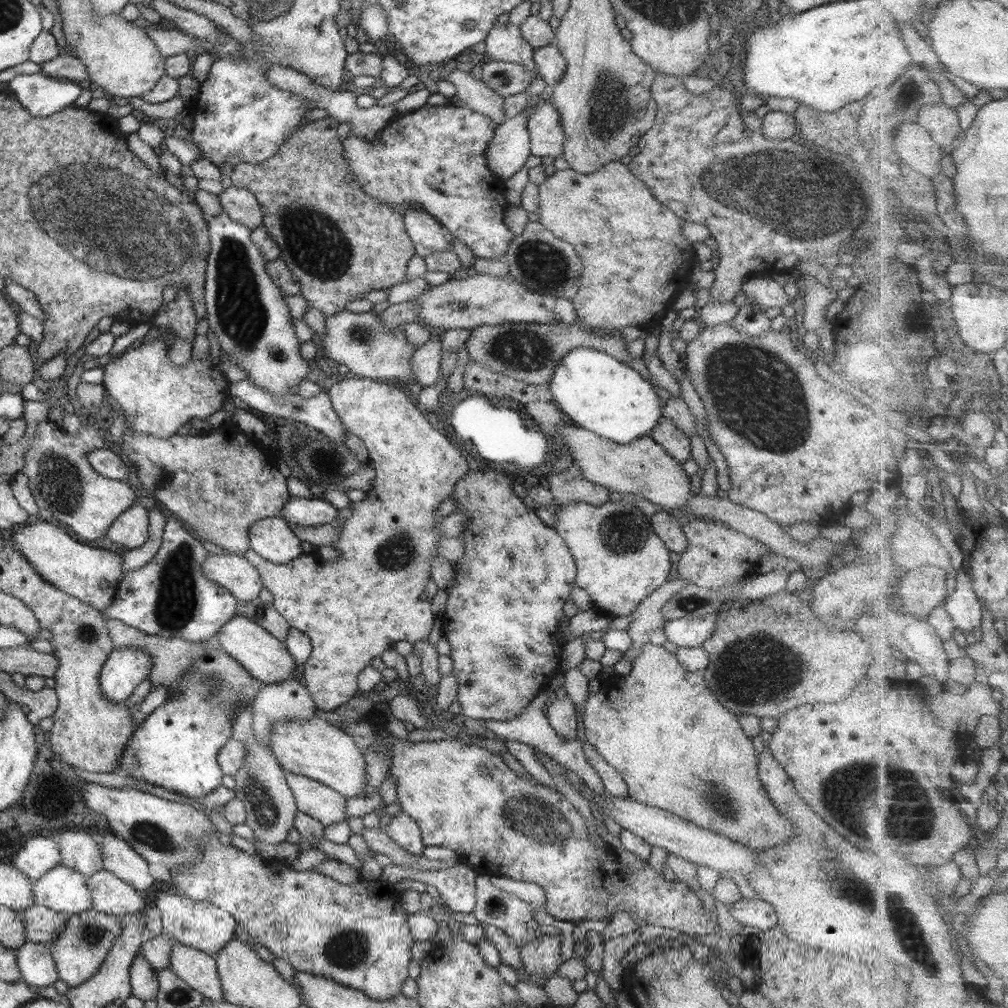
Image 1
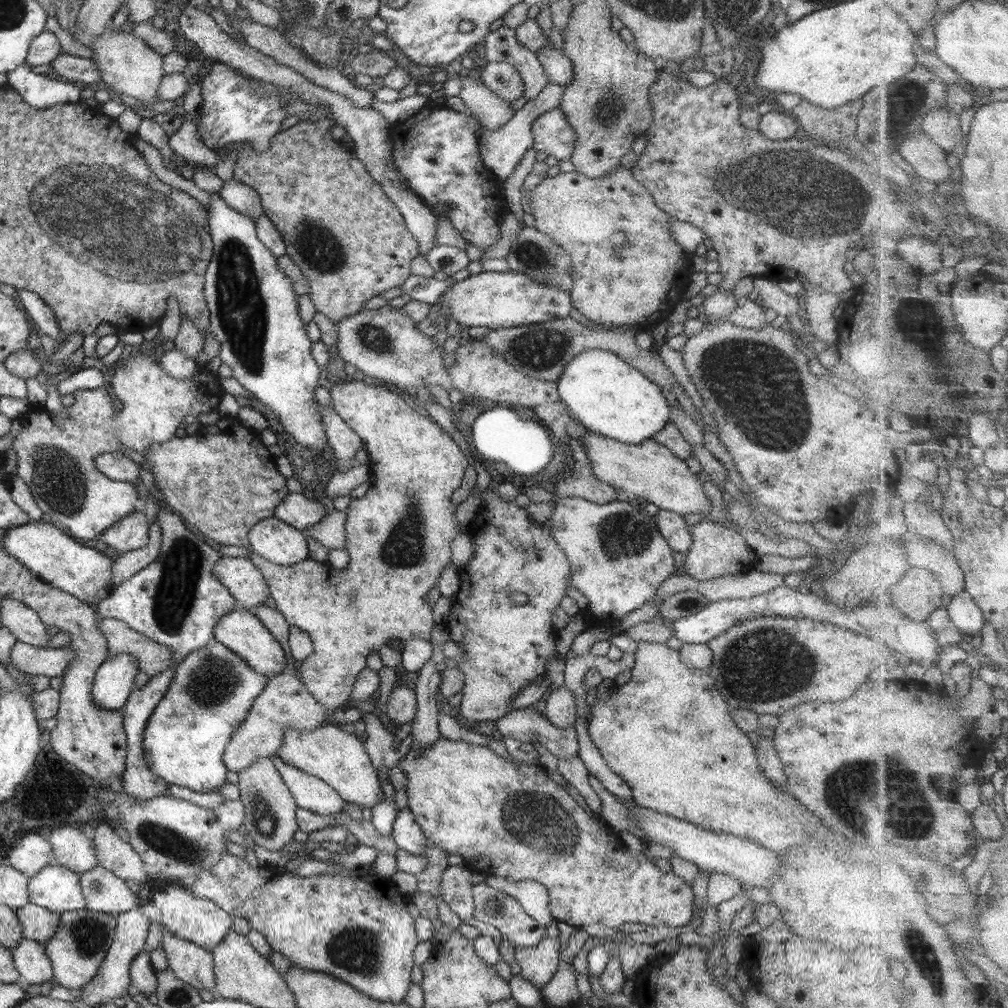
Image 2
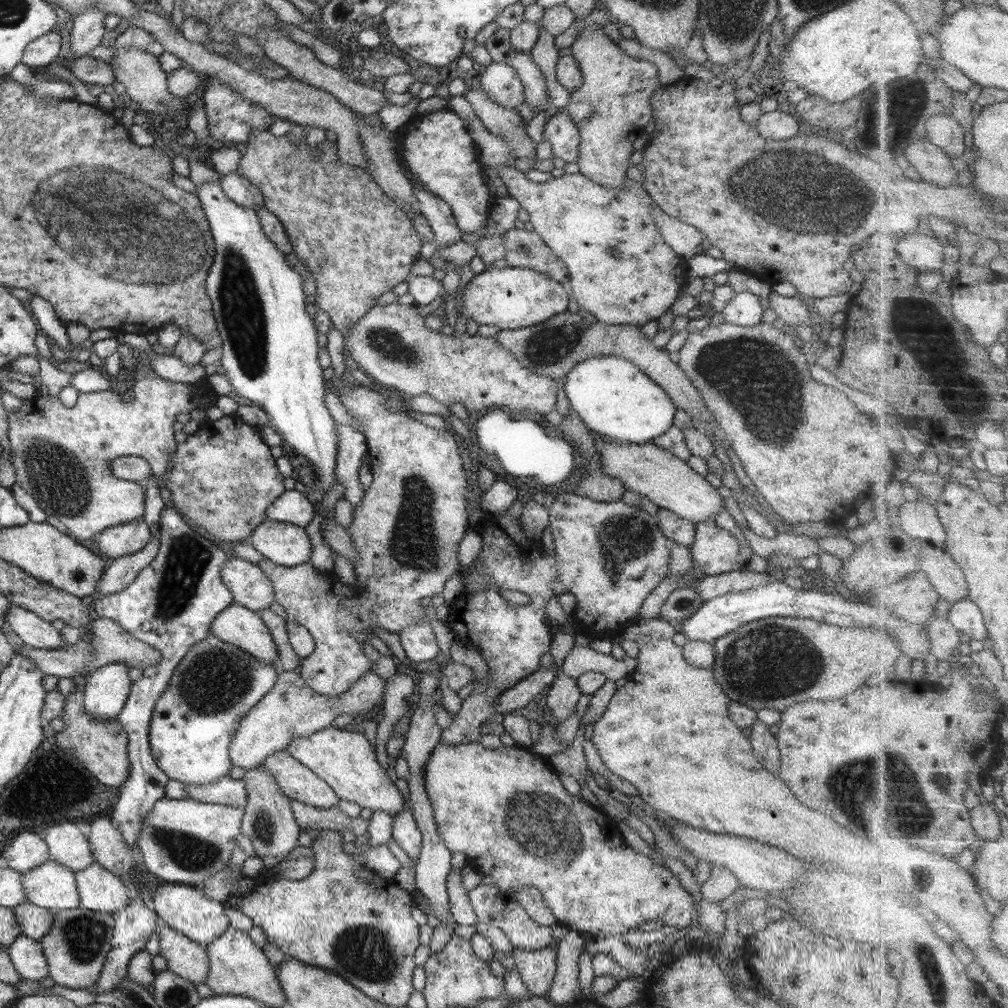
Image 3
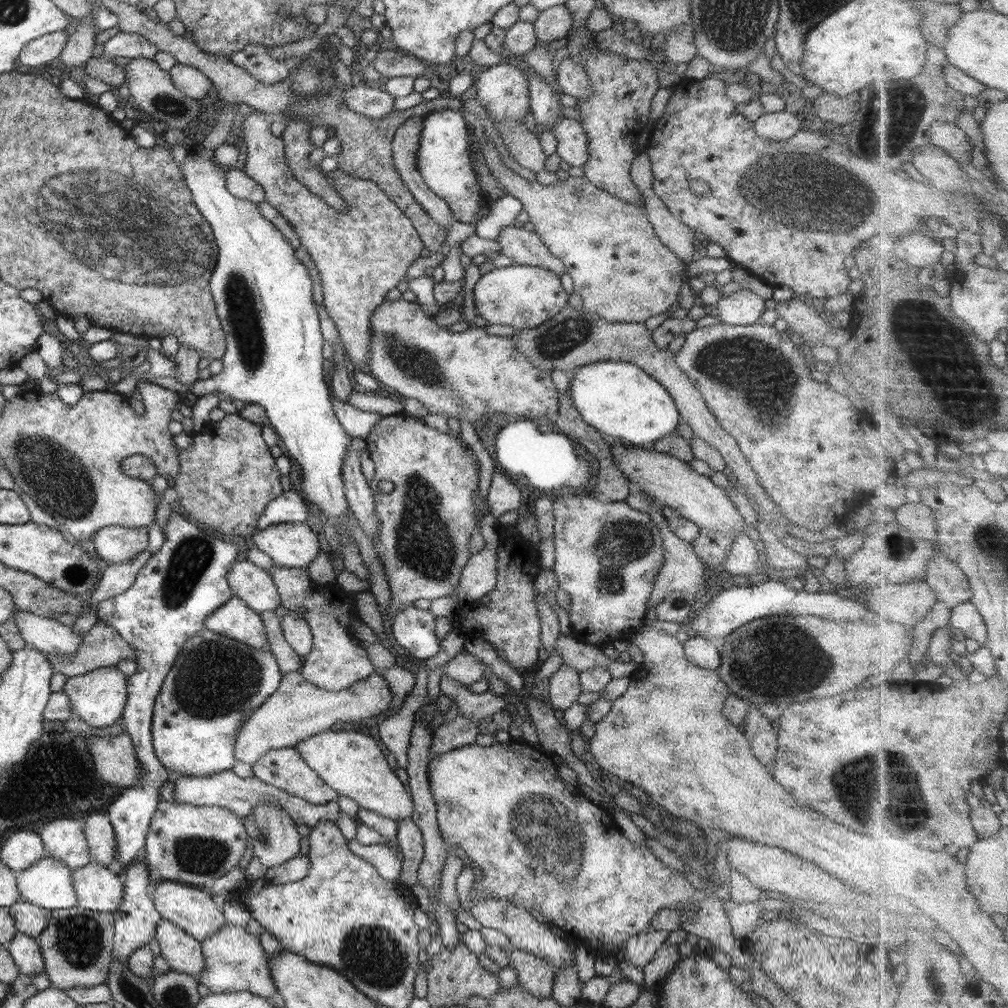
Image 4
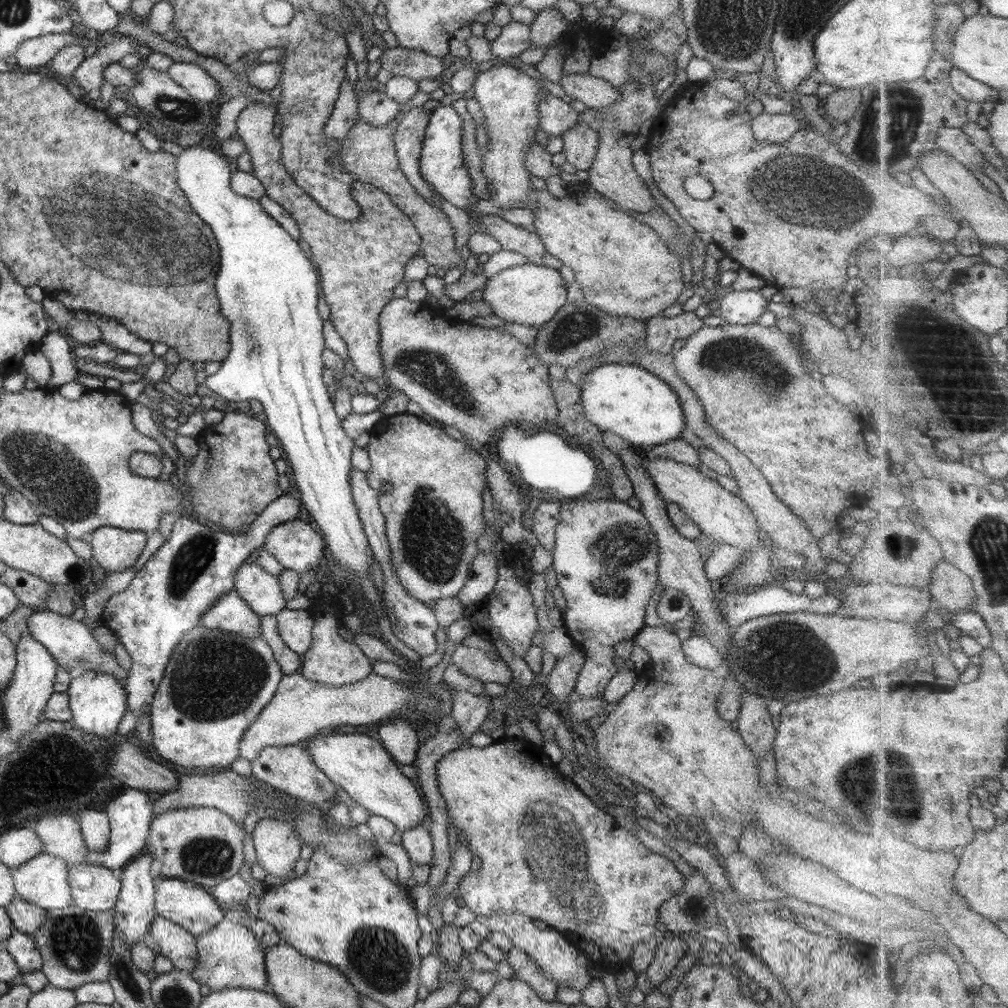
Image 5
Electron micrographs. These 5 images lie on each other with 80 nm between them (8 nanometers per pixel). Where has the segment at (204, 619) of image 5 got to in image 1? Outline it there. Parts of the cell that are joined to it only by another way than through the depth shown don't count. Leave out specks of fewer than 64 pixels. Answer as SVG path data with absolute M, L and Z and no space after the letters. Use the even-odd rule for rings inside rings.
M238 613L231 617L217 632L219 642L225 654L228 654L245 672L259 684L280 684L288 678L295 678L295 660L287 652L286 646L274 636L271 636L259 625L253 624L245 616Z

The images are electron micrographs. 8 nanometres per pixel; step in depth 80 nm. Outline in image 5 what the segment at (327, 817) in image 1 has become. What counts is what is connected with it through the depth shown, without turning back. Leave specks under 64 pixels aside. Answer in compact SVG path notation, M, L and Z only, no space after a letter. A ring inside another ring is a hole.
M267 746L260 755L250 762L251 774L256 780L262 780L268 786L277 791L285 792L300 798L305 802L311 802L323 807L325 800L336 798L336 786L310 761L307 751L302 746Z

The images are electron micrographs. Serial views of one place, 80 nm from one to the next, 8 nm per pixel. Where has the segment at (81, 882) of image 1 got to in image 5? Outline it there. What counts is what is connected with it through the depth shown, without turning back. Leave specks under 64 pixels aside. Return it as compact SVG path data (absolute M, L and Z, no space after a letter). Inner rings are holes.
M45 852L11 870L17 896L45 912L72 906L67 873L64 860Z

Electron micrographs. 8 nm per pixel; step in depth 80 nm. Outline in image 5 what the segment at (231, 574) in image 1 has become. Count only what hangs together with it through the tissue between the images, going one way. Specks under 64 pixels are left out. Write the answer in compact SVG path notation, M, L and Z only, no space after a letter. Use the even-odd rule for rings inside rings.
M252 561L239 566L233 575L232 590L258 616L275 616L285 606L276 577L265 573Z

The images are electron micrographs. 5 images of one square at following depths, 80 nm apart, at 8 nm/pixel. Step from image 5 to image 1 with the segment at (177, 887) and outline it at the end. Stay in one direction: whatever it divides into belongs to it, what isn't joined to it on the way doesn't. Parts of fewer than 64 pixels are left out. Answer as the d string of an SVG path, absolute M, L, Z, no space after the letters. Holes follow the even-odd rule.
M176 891L158 893L155 908L161 913L163 933L175 943L193 948L214 957L234 937L234 919L223 910L209 905L207 902L197 902Z

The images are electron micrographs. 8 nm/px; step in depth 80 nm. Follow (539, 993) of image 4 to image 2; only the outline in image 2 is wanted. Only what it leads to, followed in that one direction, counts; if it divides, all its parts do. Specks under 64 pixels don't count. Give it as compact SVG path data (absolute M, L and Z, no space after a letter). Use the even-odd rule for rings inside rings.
M545 937L533 948L515 948L514 955L514 962L520 968L520 978L541 990L557 971L560 957L559 941Z

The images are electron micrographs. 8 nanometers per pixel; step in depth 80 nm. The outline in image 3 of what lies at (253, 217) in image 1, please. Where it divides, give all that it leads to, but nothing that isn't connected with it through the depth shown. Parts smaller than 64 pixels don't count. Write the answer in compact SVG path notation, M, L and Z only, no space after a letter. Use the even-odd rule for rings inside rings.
M236 172L219 175L220 189L233 202L257 212L264 206L262 194L250 182L238 176Z

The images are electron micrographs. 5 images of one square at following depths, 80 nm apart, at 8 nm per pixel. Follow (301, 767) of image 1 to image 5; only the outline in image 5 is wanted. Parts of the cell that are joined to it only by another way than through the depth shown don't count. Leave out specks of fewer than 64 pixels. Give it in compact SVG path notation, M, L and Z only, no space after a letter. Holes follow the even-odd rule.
M331 733L309 740L307 754L314 767L321 771L331 784L338 786L352 802L362 806L368 814L376 814L389 820L402 831L421 824L424 804L412 781L401 773L382 744L363 733Z

